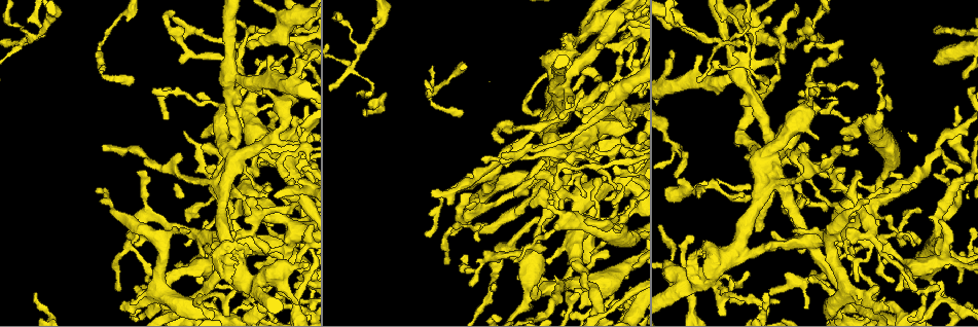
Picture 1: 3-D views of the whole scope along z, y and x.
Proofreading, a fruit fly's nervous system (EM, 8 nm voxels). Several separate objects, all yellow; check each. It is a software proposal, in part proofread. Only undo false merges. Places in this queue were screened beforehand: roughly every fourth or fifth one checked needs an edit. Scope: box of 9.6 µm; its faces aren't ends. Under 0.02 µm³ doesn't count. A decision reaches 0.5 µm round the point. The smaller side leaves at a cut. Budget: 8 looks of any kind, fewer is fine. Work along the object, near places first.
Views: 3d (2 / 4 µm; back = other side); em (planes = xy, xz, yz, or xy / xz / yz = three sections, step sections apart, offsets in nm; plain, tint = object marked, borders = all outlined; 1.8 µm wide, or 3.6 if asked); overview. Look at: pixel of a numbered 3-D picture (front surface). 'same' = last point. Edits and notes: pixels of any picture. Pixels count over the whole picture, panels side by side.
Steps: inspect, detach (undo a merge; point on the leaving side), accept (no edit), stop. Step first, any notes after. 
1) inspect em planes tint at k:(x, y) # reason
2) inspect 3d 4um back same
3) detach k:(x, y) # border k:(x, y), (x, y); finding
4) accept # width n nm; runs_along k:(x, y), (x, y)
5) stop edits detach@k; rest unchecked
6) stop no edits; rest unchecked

inspect em yz step 16 plain at 1:(290, 156) # calibre changes

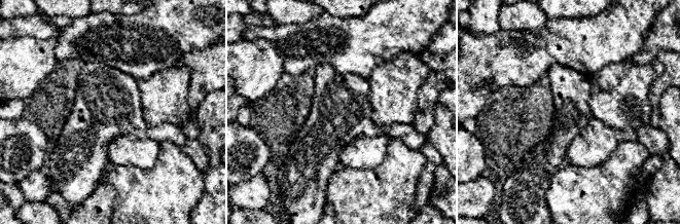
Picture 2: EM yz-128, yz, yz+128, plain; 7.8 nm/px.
inspect em yz step 16 tint same

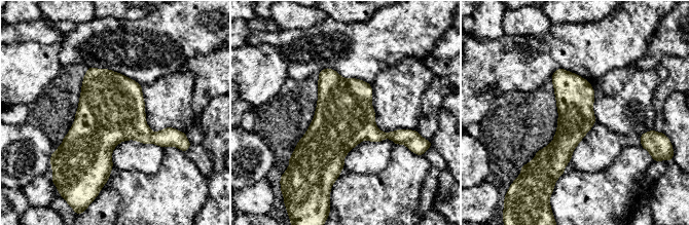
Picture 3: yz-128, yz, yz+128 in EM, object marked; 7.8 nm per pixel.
accept # runs_along 3:(561, 71), (568, 136), (557, 172); one neuron here

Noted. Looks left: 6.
inspect em planes tint at 1:(770, 152) # sudden change in width

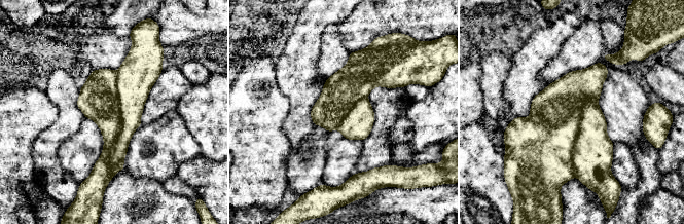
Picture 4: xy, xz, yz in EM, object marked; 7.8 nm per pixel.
detach 4:(133, 91) # part_leaving 4:(132, 51), (131, 121), (114, 163); a second neuron is stuck on

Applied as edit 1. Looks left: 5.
inspect overview # see it whole again

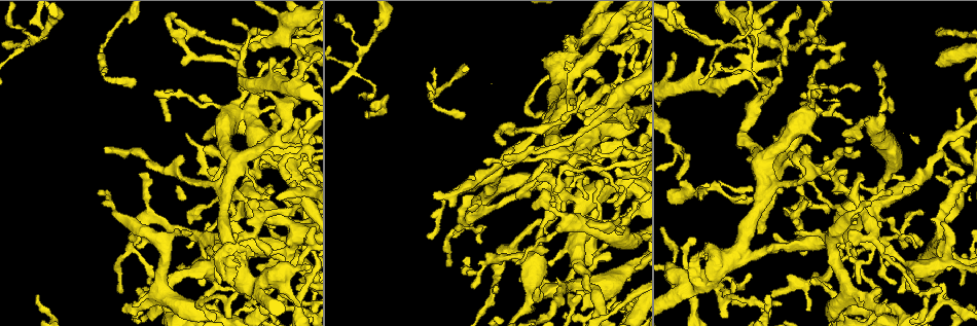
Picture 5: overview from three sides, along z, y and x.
inspect 3d 2um at 5:(813, 88) # thick turns thin

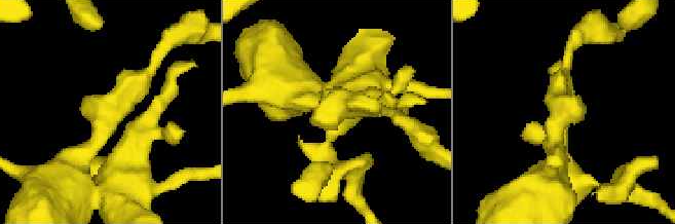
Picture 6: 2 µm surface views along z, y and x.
inspect em planes tint at 6:(371, 107) # now the EM

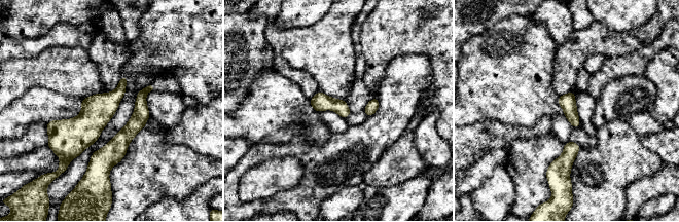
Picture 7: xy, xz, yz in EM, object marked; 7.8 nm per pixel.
accept # all the same neuron

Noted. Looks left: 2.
stop edits detach@4; rest unchecked

